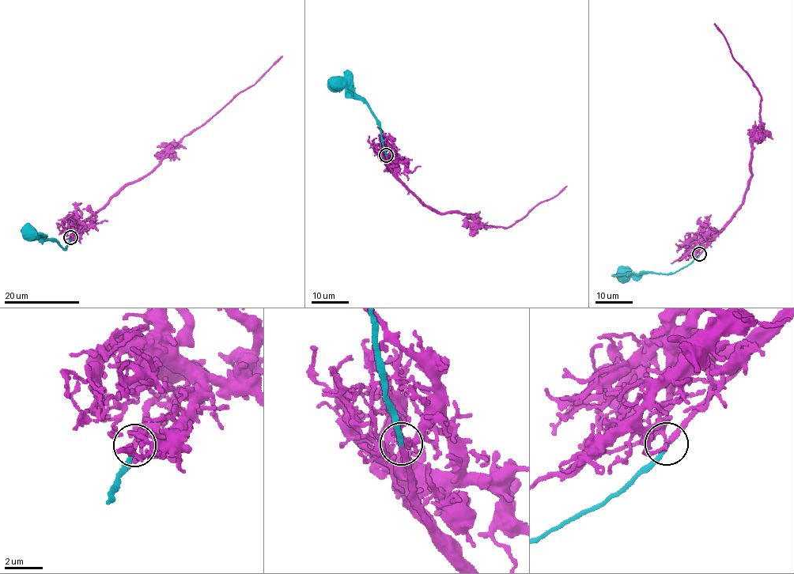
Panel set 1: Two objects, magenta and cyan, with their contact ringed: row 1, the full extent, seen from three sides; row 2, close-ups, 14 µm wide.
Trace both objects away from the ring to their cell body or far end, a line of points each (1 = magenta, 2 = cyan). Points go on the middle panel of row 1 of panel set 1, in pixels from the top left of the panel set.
1: (386, 155), (392, 171), (419, 201), (438, 212), (466, 215), (478, 225), (485, 227), (512, 226), (566, 186)
2: (386, 155), (379, 121), (368, 105), (338, 82)

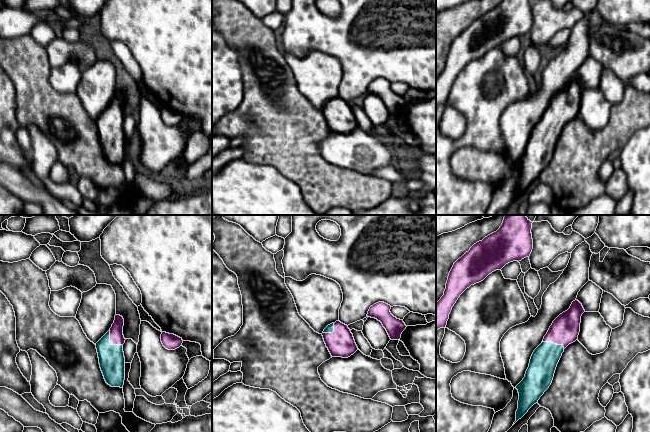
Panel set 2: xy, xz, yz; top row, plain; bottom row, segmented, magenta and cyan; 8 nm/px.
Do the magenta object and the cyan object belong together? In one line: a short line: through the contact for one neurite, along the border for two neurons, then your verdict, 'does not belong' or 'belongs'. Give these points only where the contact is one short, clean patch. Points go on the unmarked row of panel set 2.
yz (565, 105), (553, 118), (544, 136) | belongs

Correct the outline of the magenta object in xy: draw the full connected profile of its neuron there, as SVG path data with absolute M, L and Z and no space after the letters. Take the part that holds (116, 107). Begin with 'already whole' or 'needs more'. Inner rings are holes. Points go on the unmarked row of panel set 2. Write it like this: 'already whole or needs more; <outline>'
needs more; M115 91L114 99L110 106L95 120L99 140L104 155L111 163L122 164L125 156L125 133L123 120L124 95Z

